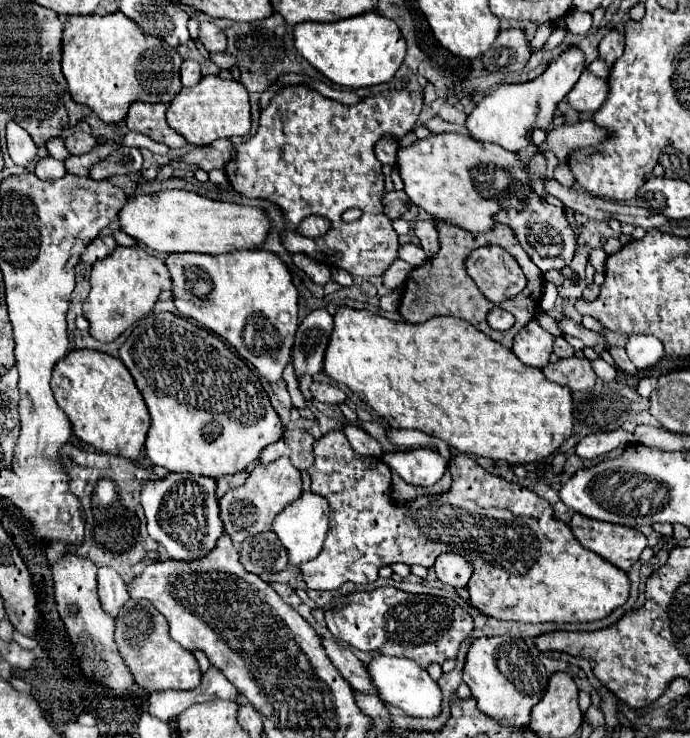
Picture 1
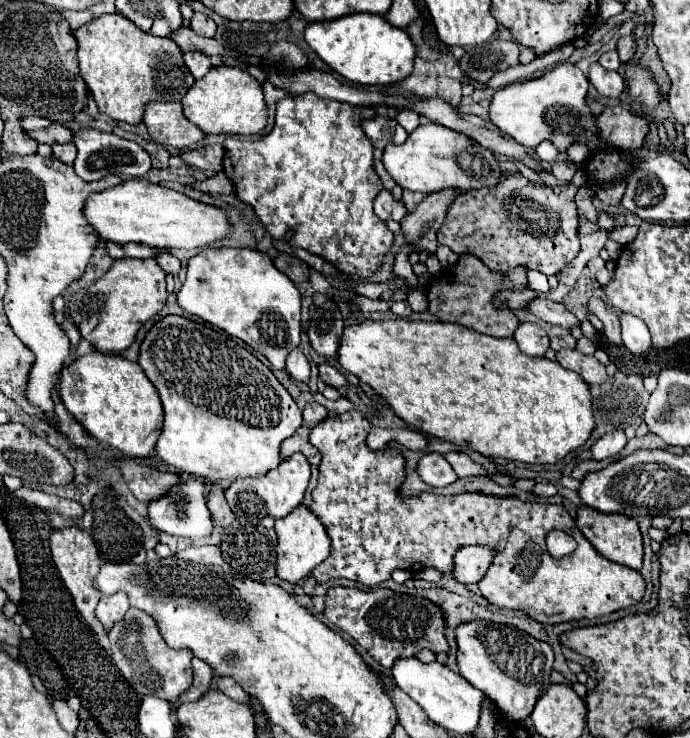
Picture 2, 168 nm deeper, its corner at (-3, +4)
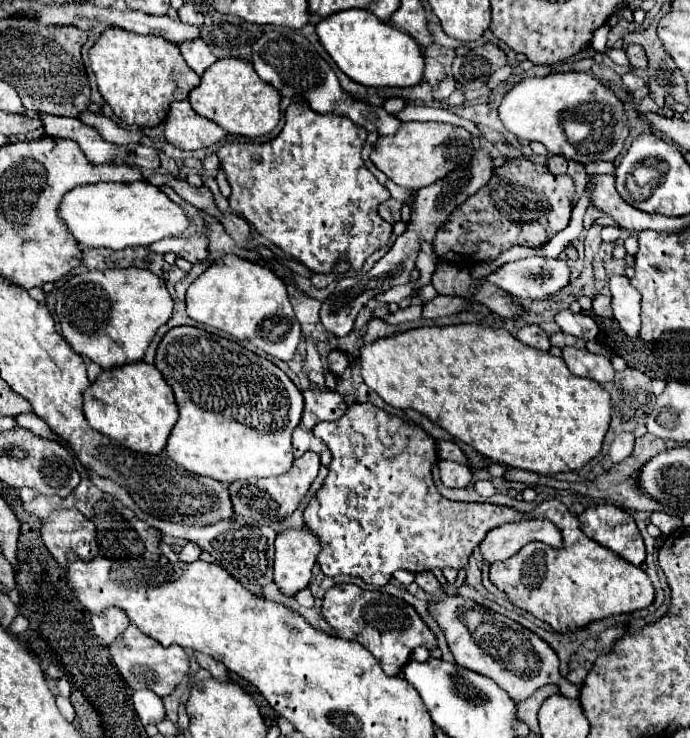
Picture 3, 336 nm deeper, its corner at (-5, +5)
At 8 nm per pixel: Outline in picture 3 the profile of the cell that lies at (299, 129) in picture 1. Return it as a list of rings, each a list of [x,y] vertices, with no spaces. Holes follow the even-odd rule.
[[[290,104],[286,110],[286,124],[272,142],[224,144],[218,150],[220,168],[226,172],[226,180],[232,186],[228,198],[230,208],[246,218],[262,238],[302,262],[310,272],[332,272],[342,254],[348,256],[352,270],[360,270],[368,256],[388,246],[392,234],[392,224],[384,222],[378,214],[380,202],[388,200],[390,192],[364,166],[360,152],[366,132],[364,136],[360,132],[360,126],[346,116],[316,114],[306,104]]]

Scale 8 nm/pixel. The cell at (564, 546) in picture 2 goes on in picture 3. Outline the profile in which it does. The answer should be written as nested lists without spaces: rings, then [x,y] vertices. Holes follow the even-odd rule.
[[[520,520],[490,530],[480,542],[480,550],[486,562],[498,562],[514,556],[528,542],[544,542],[558,548],[562,546],[562,534],[550,520]]]

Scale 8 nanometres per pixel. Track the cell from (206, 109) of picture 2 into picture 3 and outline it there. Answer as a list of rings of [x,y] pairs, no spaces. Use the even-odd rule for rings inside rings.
[[[224,58],[214,62],[204,74],[200,86],[190,92],[192,108],[208,118],[218,122],[224,130],[234,136],[258,138],[270,134],[280,122],[280,92],[274,86],[268,86],[252,68],[252,62],[238,58]]]

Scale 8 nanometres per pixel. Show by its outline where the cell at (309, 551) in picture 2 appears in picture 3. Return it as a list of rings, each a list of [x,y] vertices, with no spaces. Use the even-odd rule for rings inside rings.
[[[290,528],[276,536],[274,582],[284,596],[294,596],[308,588],[318,550],[318,540],[306,528]]]

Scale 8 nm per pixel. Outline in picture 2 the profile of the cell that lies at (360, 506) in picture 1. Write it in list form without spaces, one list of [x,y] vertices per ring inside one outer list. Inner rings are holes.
[[[350,411],[350,413],[344,413],[344,415],[336,415],[336,417],[326,417],[320,425],[316,425],[310,433],[310,443],[320,451],[322,455],[322,463],[320,463],[320,477],[318,477],[318,485],[316,489],[312,491],[312,499],[314,503],[310,505],[312,511],[318,515],[318,519],[324,523],[326,527],[326,533],[330,535],[332,539],[332,551],[330,551],[330,557],[326,561],[322,561],[318,567],[312,569],[312,577],[316,579],[316,583],[328,583],[330,579],[338,579],[338,577],[346,577],[346,579],[352,579],[356,583],[362,583],[362,585],[368,585],[368,587],[374,587],[386,579],[390,579],[390,573],[394,569],[408,569],[408,571],[420,571],[422,567],[434,567],[442,573],[452,572],[454,563],[453,555],[454,551],[457,551],[462,545],[482,545],[482,547],[490,547],[496,551],[494,555],[494,561],[490,565],[490,569],[486,571],[486,575],[480,579],[478,587],[480,587],[480,593],[482,597],[486,597],[492,605],[500,607],[500,609],[518,609],[522,613],[526,613],[528,617],[536,619],[538,623],[564,623],[564,621],[572,621],[572,619],[594,619],[594,617],[600,617],[600,615],[610,615],[612,611],[616,609],[626,609],[634,603],[638,603],[644,595],[644,579],[638,571],[628,571],[628,567],[620,567],[618,563],[608,563],[608,559],[604,559],[602,555],[596,555],[596,549],[588,543],[588,539],[584,539],[584,535],[580,535],[574,519],[568,515],[568,511],[562,507],[562,505],[544,505],[544,503],[536,503],[536,501],[522,501],[518,497],[496,497],[496,495],[486,495],[486,493],[458,493],[458,495],[434,495],[434,493],[422,493],[422,495],[416,495],[416,497],[408,497],[404,499],[400,495],[400,485],[405,480],[405,460],[396,451],[396,449],[384,449],[384,451],[378,451],[378,461],[376,461],[376,451],[370,451],[366,447],[366,435],[370,431],[370,423],[366,421],[366,417],[362,417],[360,411]],[[552,529],[564,529],[568,531],[570,535],[576,537],[576,551],[562,557],[562,559],[554,559],[548,549],[546,549],[546,535],[552,531]]]

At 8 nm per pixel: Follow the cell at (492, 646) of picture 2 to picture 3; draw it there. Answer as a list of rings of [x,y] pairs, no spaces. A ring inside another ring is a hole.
[[[432,572],[418,574],[416,584],[434,596],[428,600],[428,608],[432,618],[442,628],[456,664],[494,678],[494,682],[498,682],[498,686],[504,686],[510,698],[514,698],[518,704],[540,686],[556,684],[560,680],[556,652],[534,632],[502,614],[480,606],[472,598],[446,594]]]

